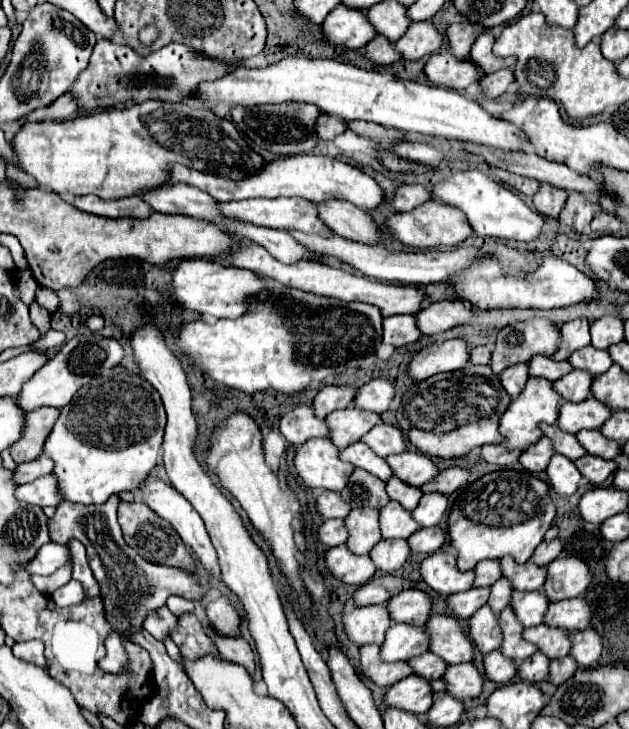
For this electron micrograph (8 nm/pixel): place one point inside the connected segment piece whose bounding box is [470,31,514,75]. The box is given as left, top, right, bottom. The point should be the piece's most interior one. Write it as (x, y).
(481, 53)

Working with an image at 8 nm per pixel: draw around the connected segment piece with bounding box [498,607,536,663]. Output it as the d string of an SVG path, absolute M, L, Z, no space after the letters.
M506 607L498 615L498 625L502 629L500 651L502 651L504 657L514 659L516 663L520 663L522 659L528 659L532 653L536 653L536 647L522 639L522 629L524 627L518 623L518 619L516 619L514 611L510 611L510 607Z

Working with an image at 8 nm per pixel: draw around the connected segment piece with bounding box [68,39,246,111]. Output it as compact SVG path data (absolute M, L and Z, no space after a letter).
M98 39L98 43L94 45L94 51L92 51L92 57L90 57L90 65L76 77L76 81L70 85L68 93L78 101L78 109L84 109L84 111L114 107L114 105L126 103L130 99L134 103L142 103L146 99L158 99L158 101L170 101L170 103L182 101L184 103L196 95L200 83L216 81L244 65L246 65L246 61L226 63L226 61L212 59L182 43L170 43L156 53L140 57L128 45L122 45L122 43L110 41L110 39Z

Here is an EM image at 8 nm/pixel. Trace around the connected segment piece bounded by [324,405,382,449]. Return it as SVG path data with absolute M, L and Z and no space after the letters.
M354 405L330 413L324 421L326 421L328 429L330 429L328 437L338 449L344 449L350 443L360 441L360 437L366 431L370 431L370 427L382 423L376 413L362 411L362 409L354 407Z

